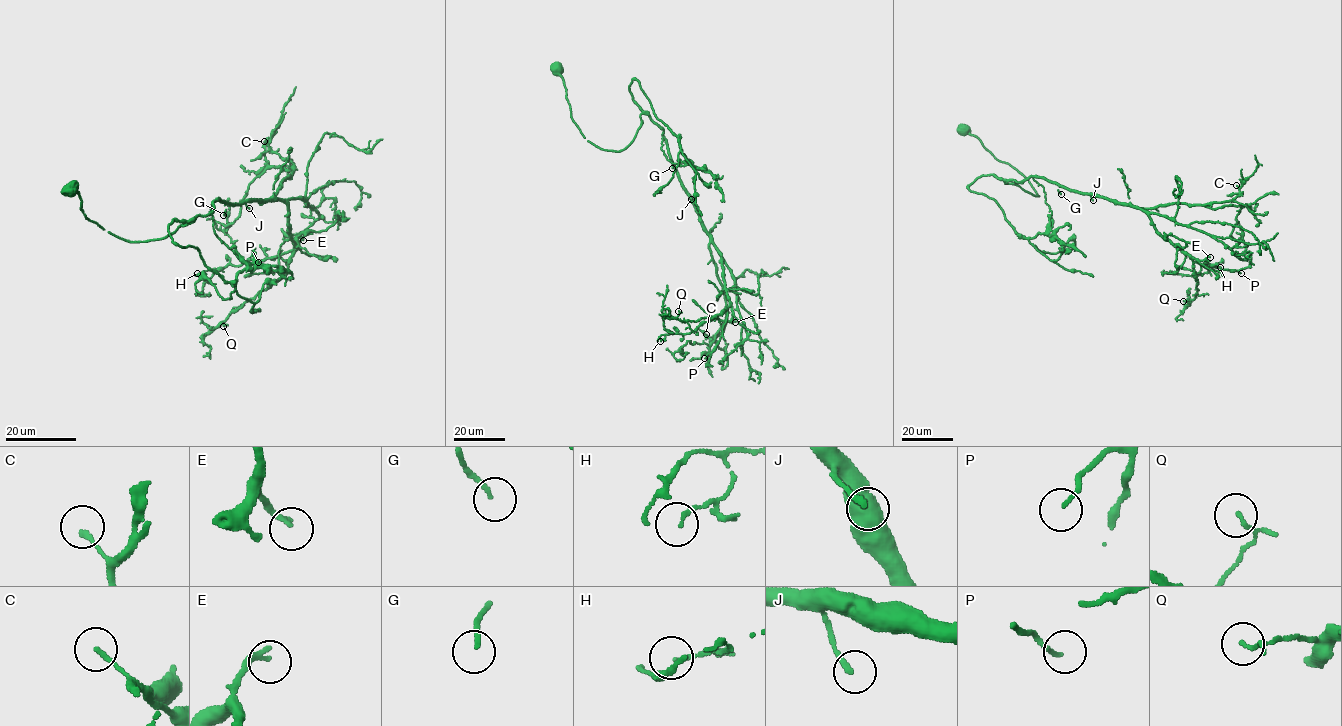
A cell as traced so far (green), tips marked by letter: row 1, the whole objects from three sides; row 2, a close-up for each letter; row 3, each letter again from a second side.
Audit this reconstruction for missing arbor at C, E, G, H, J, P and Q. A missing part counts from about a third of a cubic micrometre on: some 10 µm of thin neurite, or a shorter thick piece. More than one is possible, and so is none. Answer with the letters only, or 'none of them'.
G, J

